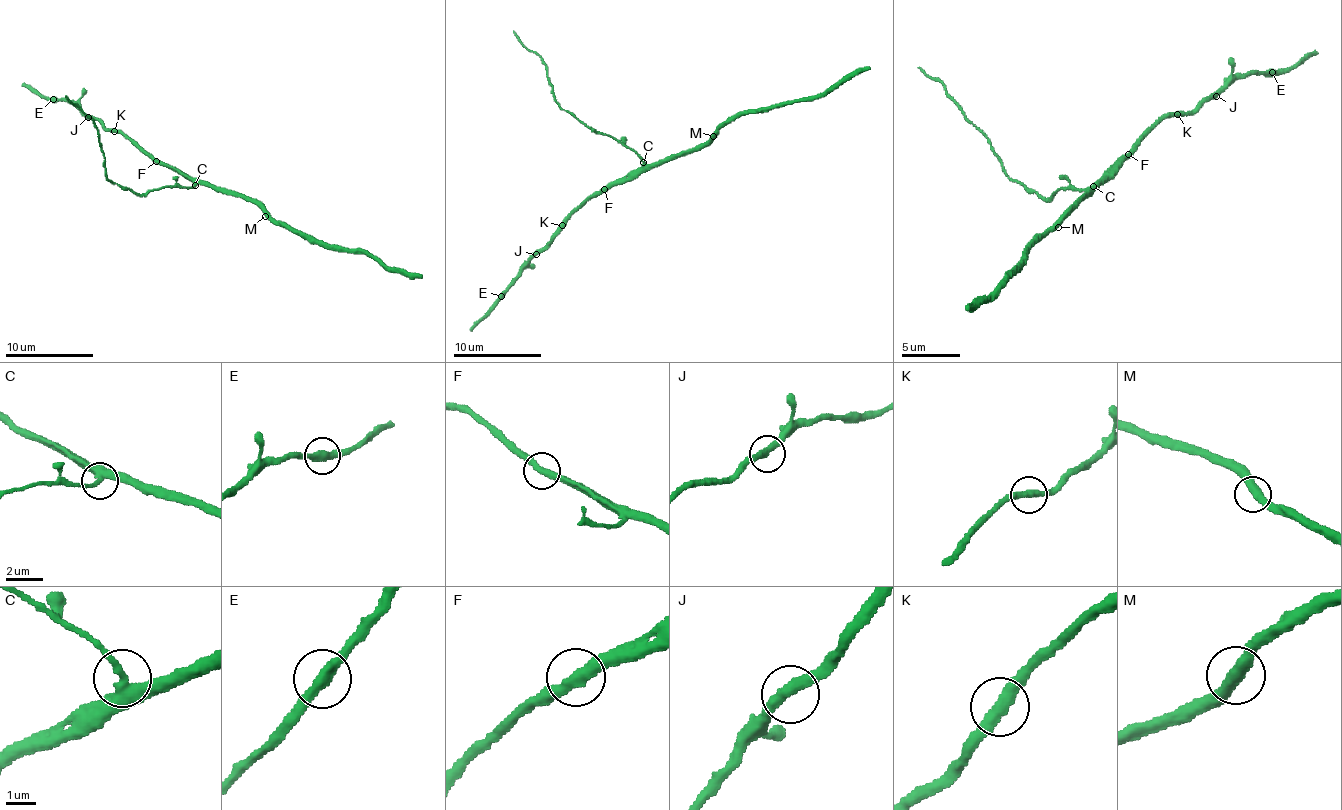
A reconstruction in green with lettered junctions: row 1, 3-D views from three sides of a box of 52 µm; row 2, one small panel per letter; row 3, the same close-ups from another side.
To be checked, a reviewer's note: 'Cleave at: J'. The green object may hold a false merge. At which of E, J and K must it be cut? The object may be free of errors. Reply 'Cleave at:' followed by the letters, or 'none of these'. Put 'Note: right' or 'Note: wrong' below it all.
Cleave at: none of these
Note: wrong

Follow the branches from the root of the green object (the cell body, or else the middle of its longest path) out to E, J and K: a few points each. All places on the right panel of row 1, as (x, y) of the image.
E: (1099, 183), (1166, 116), (1187, 116), (1204, 99), (1213, 99), (1236, 78), (1245, 78), (1251, 72), (1272, 72)
J: (1099, 183), (1166, 116), (1187, 116), (1204, 99), (1216, 96)
K: (1099, 183), (1166, 116), (1178, 113)

